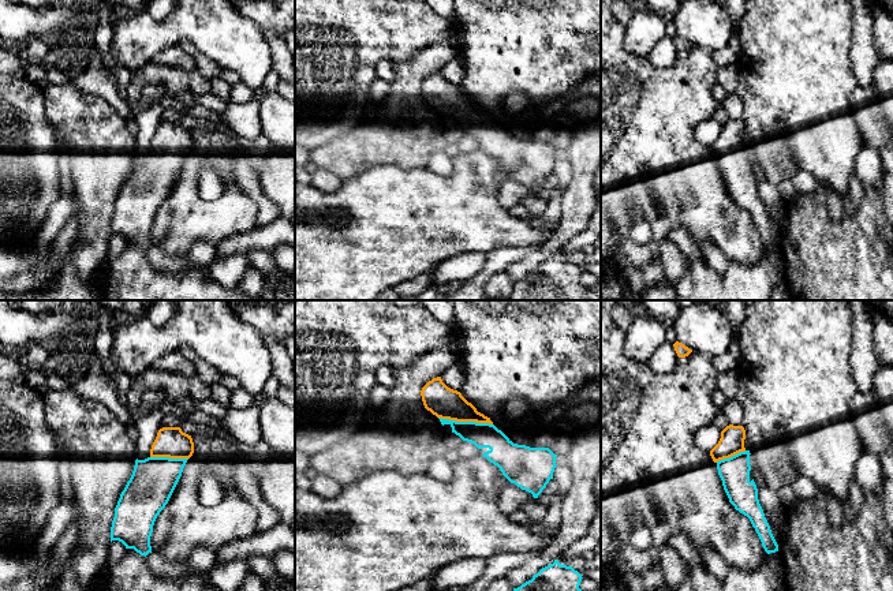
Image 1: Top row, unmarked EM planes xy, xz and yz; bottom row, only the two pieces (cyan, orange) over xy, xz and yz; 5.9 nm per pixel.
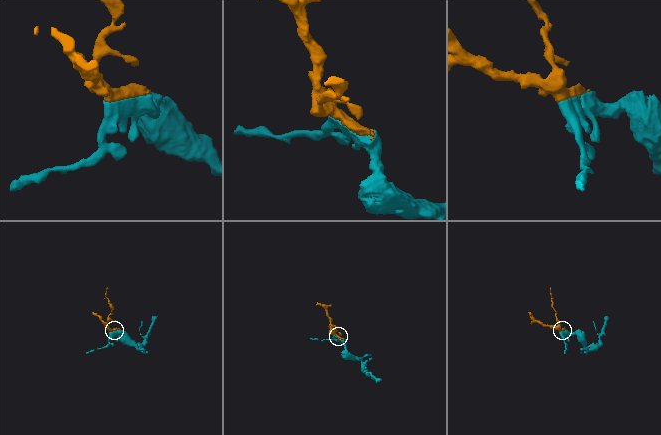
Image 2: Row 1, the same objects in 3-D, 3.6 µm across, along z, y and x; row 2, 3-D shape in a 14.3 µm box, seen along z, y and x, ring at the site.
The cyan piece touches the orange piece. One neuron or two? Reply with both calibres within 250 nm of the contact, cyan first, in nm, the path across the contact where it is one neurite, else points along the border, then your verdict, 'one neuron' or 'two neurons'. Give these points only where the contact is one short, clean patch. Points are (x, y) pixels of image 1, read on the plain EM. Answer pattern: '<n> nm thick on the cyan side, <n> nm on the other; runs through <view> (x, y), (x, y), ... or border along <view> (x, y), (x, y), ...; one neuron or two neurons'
140 nm thick on the cyan side, 190 nm on the other; one neuron

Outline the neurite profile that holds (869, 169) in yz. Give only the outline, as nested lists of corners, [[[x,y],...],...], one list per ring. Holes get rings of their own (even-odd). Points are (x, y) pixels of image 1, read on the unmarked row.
[[[864,145],[856,157],[853,173],[860,180],[864,192],[881,182],[883,172],[878,149]]]

